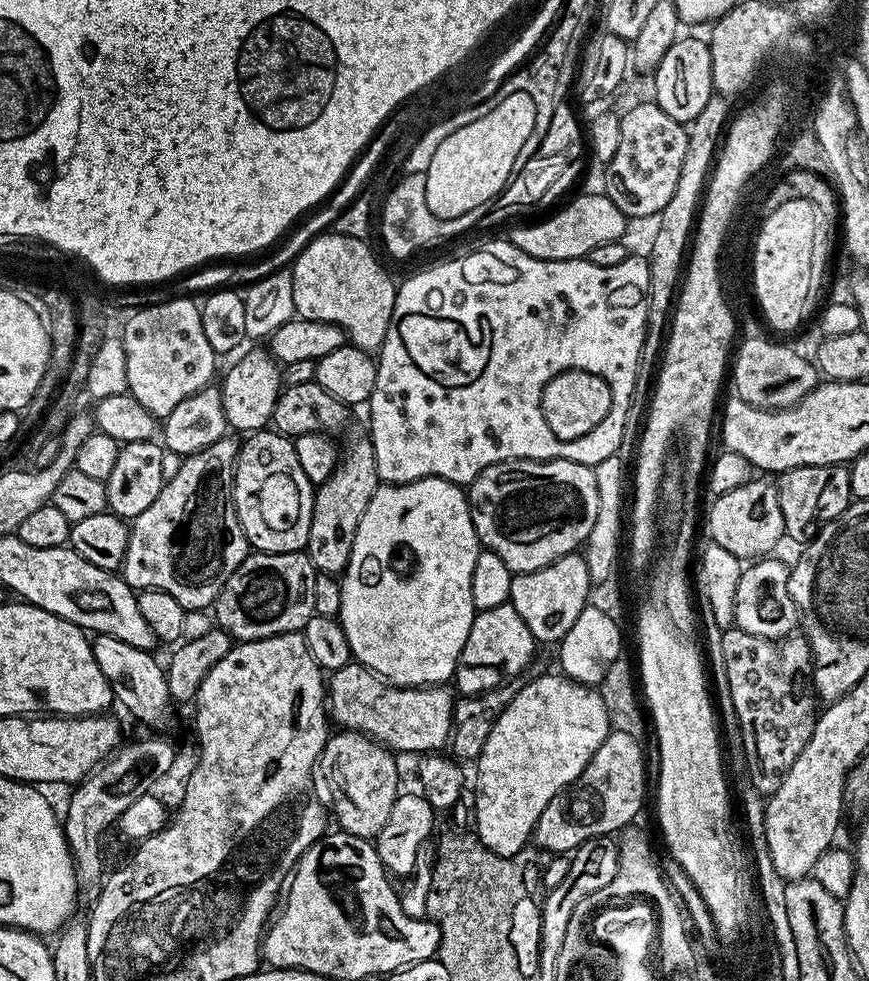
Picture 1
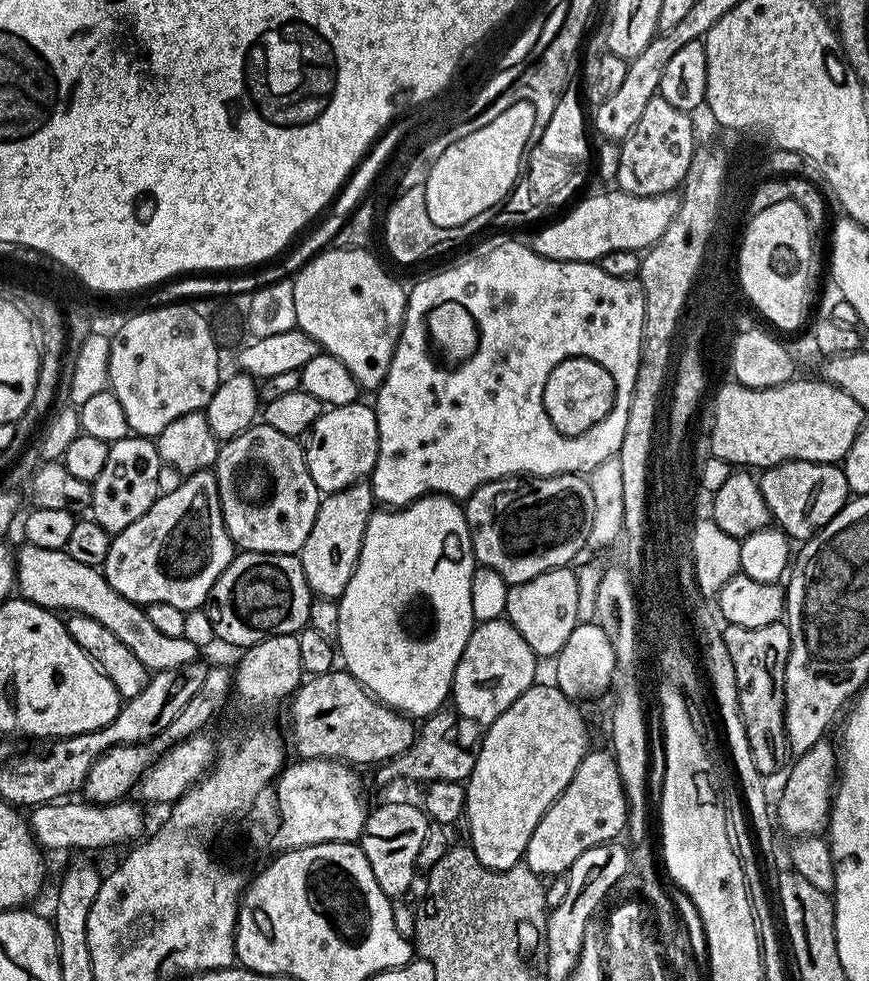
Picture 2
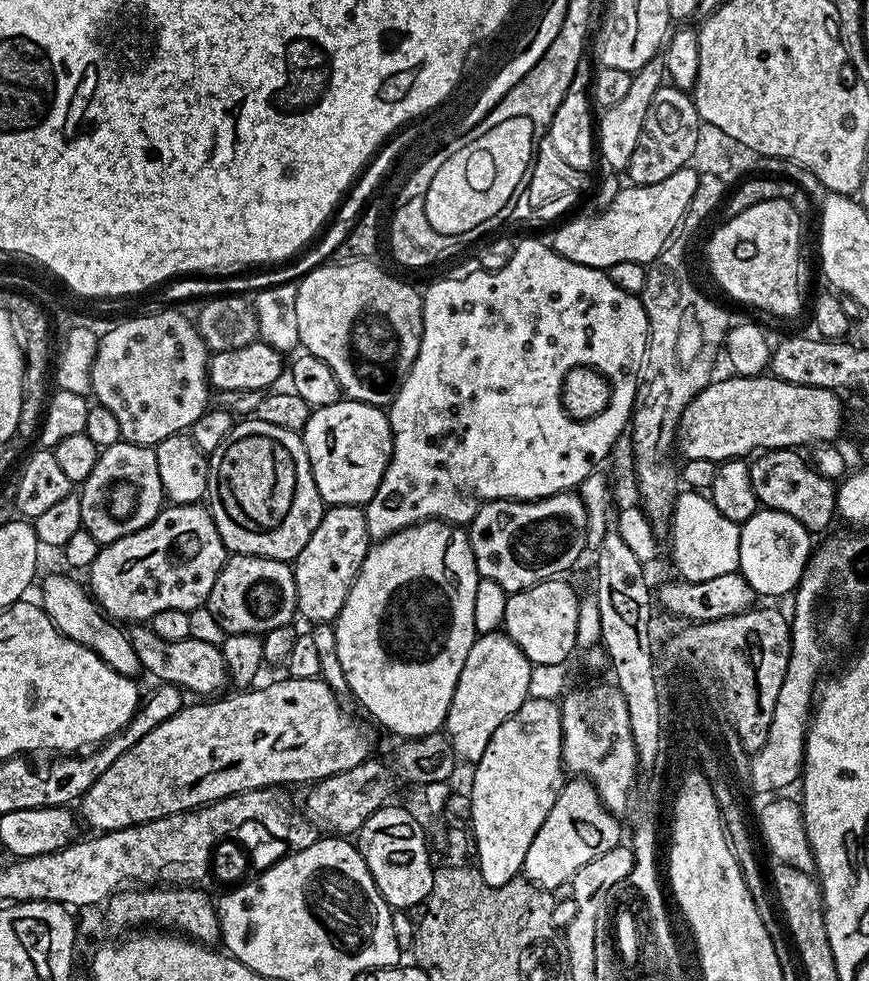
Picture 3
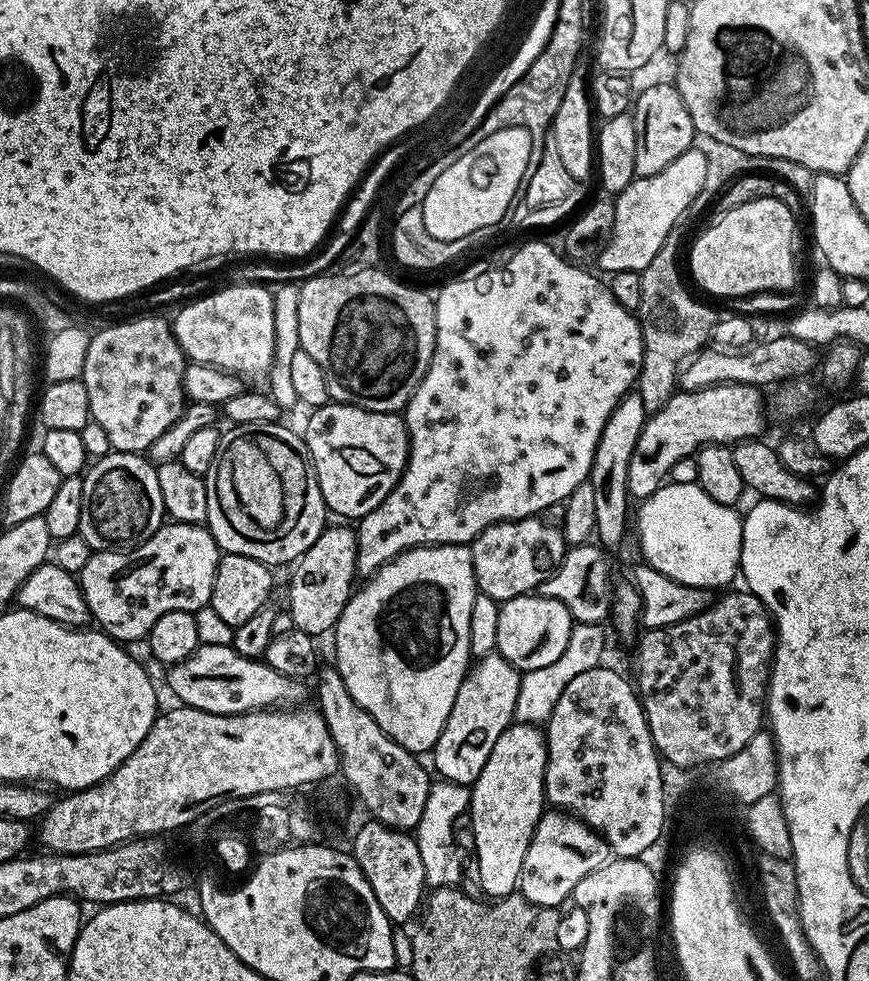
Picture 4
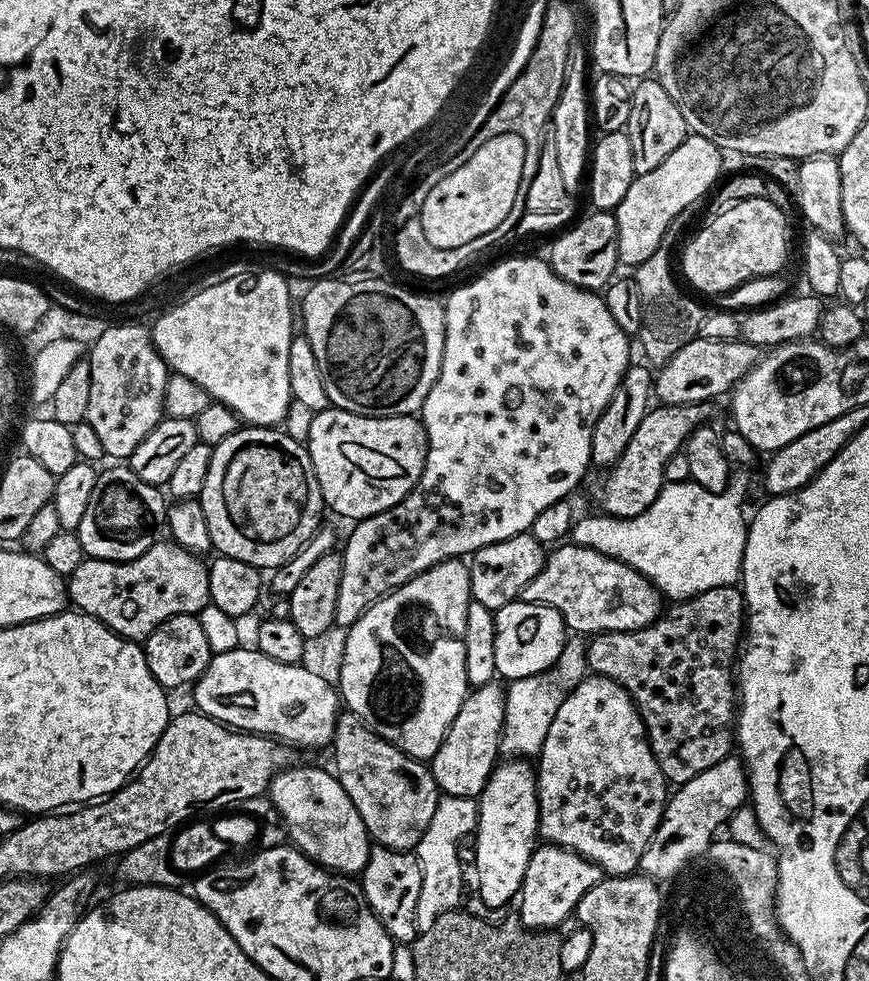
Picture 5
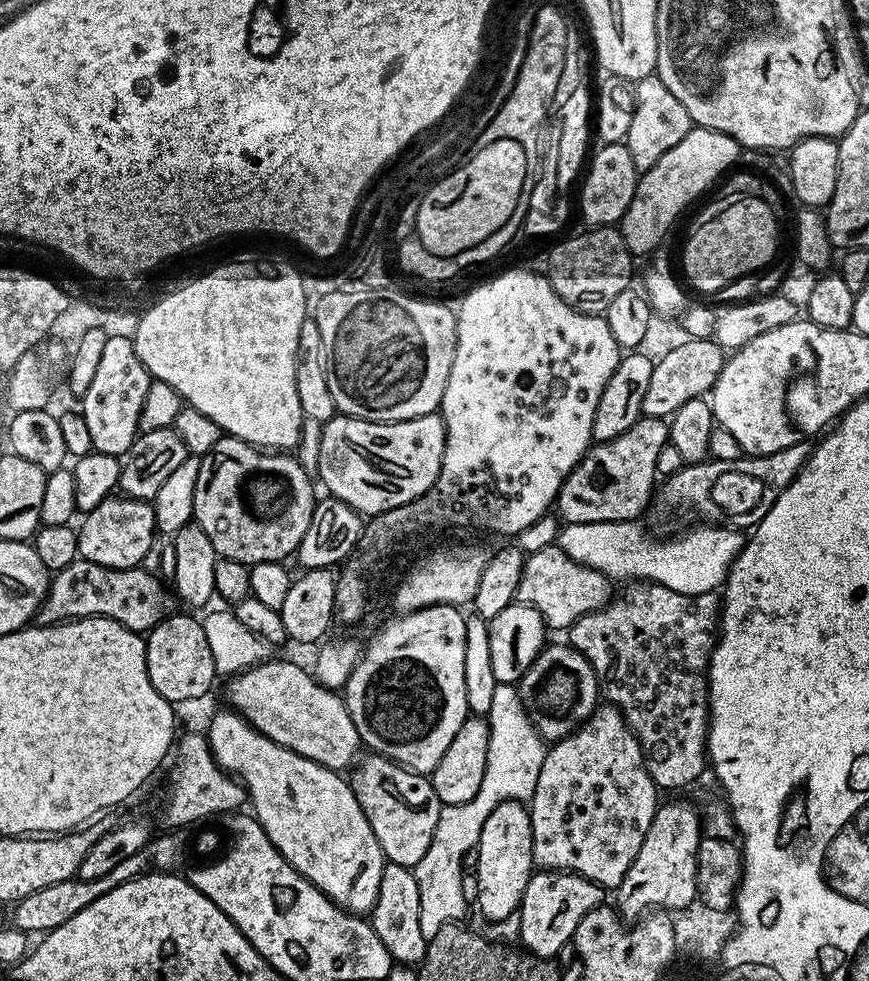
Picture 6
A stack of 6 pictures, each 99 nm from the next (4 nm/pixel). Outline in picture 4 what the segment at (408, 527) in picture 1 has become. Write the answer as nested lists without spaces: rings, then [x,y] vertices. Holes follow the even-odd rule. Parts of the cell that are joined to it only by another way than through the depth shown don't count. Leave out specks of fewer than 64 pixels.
[[[427,544],[421,548],[411,548],[394,558],[386,566],[382,566],[374,575],[363,581],[364,589],[353,591],[348,604],[342,610],[340,621],[334,629],[336,636],[336,660],[334,667],[342,674],[342,682],[346,682],[346,690],[382,726],[384,733],[394,742],[398,742],[408,752],[417,754],[431,753],[435,748],[442,730],[446,726],[446,718],[450,718],[450,706],[454,706],[454,698],[458,694],[458,686],[462,686],[470,667],[470,606],[474,606],[474,598],[478,594],[476,575],[472,565],[472,550],[467,544]]]

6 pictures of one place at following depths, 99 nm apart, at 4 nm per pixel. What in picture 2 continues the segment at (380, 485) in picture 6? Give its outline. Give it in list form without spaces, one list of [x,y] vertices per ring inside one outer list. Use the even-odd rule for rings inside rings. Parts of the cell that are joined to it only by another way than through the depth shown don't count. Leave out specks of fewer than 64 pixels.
[[[357,402],[321,411],[319,418],[308,429],[302,447],[310,478],[314,478],[314,486],[321,494],[337,492],[351,484],[361,483],[365,478],[371,477],[378,458],[378,422],[375,407],[368,405],[367,408],[364,402]]]

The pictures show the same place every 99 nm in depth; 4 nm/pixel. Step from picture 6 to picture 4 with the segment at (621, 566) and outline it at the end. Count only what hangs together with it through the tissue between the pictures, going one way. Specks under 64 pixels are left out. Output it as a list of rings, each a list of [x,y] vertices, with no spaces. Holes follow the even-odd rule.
[[[665,482],[665,483],[661,484],[659,490],[656,493],[654,493],[654,495],[649,496],[647,500],[643,501],[643,503],[641,503],[639,505],[639,507],[640,507],[640,509],[638,509],[637,512],[635,509],[635,512],[634,512],[634,532],[635,532],[635,528],[636,528],[636,536],[638,539],[640,539],[640,552],[642,555],[645,556],[645,558],[643,558],[643,559],[646,561],[646,564],[648,566],[652,567],[656,571],[660,571],[662,574],[666,574],[670,578],[674,578],[674,582],[682,582],[686,586],[694,586],[695,588],[710,588],[713,590],[720,590],[720,589],[723,589],[725,586],[728,586],[728,585],[723,586],[723,584],[730,583],[731,580],[735,578],[735,576],[737,579],[738,573],[740,572],[740,555],[742,554],[742,530],[744,529],[744,521],[742,519],[741,513],[739,513],[739,514],[736,513],[737,509],[735,507],[729,506],[727,504],[723,504],[722,502],[714,502],[714,498],[710,498],[710,494],[706,494],[706,490],[702,490],[700,488],[700,485],[697,483],[674,484],[671,482]]]

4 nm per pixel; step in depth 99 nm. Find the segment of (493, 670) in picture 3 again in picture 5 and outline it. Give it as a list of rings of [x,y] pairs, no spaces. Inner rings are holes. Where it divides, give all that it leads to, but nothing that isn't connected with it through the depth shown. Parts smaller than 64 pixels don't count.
[[[500,682],[472,688],[464,697],[442,746],[432,756],[430,767],[437,788],[446,796],[479,797],[501,755],[500,734],[504,731],[504,689]]]

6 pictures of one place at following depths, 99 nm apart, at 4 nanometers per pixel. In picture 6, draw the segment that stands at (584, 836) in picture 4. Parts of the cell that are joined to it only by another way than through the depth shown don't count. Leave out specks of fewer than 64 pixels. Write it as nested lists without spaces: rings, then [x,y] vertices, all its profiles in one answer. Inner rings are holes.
[[[533,871],[526,882],[526,890],[522,894],[518,909],[519,943],[536,956],[556,958],[564,947],[569,947],[574,930],[578,930],[578,922],[582,922],[582,918],[586,918],[590,910],[605,903],[604,896],[605,889],[600,885],[573,872]]]

